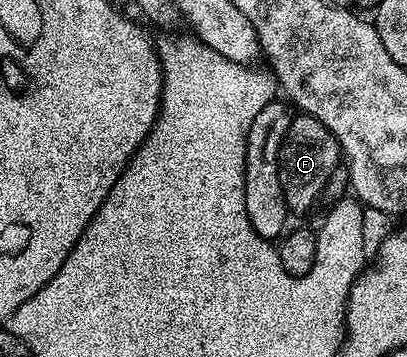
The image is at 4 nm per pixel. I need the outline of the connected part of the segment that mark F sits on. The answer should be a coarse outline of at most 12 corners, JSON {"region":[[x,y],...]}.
{"region":[[316,117],[290,120],[280,185],[306,211],[335,178],[336,137]]}

